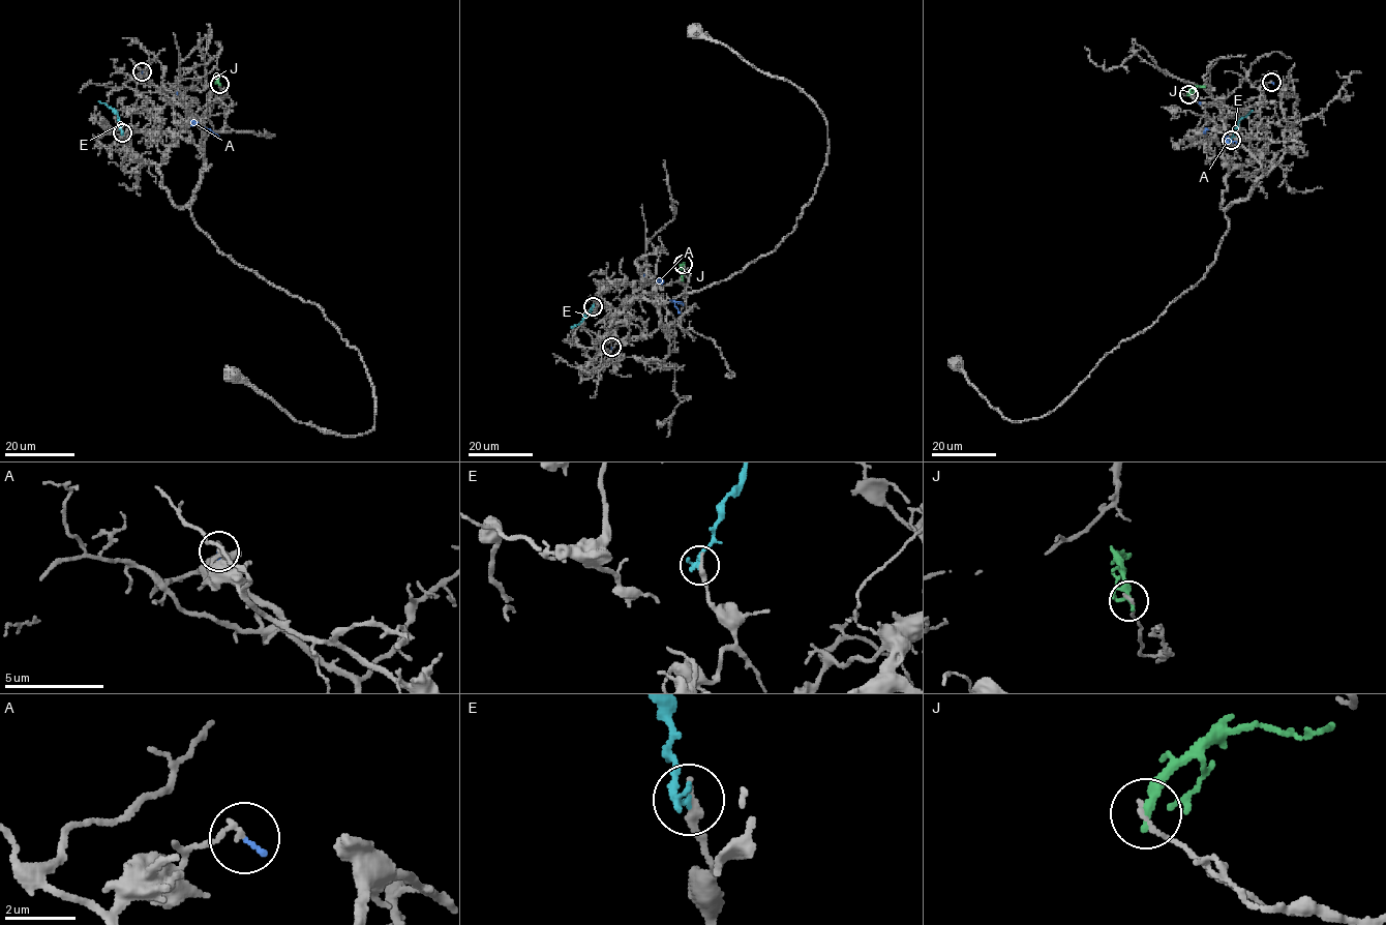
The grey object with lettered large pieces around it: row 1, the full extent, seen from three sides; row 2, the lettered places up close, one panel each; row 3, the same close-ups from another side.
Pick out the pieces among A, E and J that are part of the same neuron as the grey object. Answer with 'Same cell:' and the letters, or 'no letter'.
Same cell: no letter

